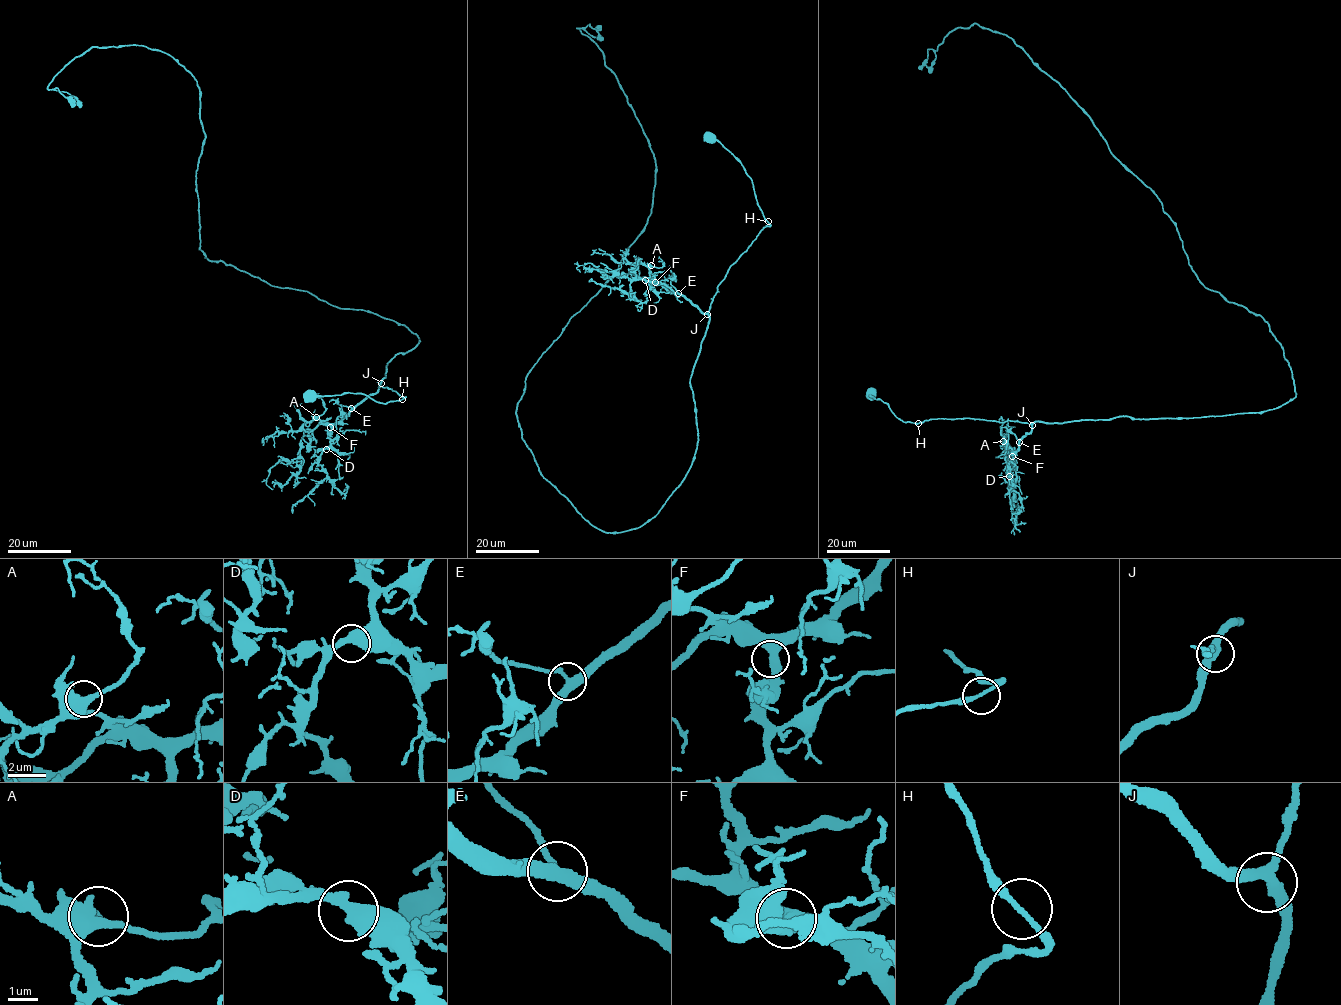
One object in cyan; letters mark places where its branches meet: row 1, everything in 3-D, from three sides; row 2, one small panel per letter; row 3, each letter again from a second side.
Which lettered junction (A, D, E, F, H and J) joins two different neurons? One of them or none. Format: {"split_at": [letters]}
{"split_at": []}

